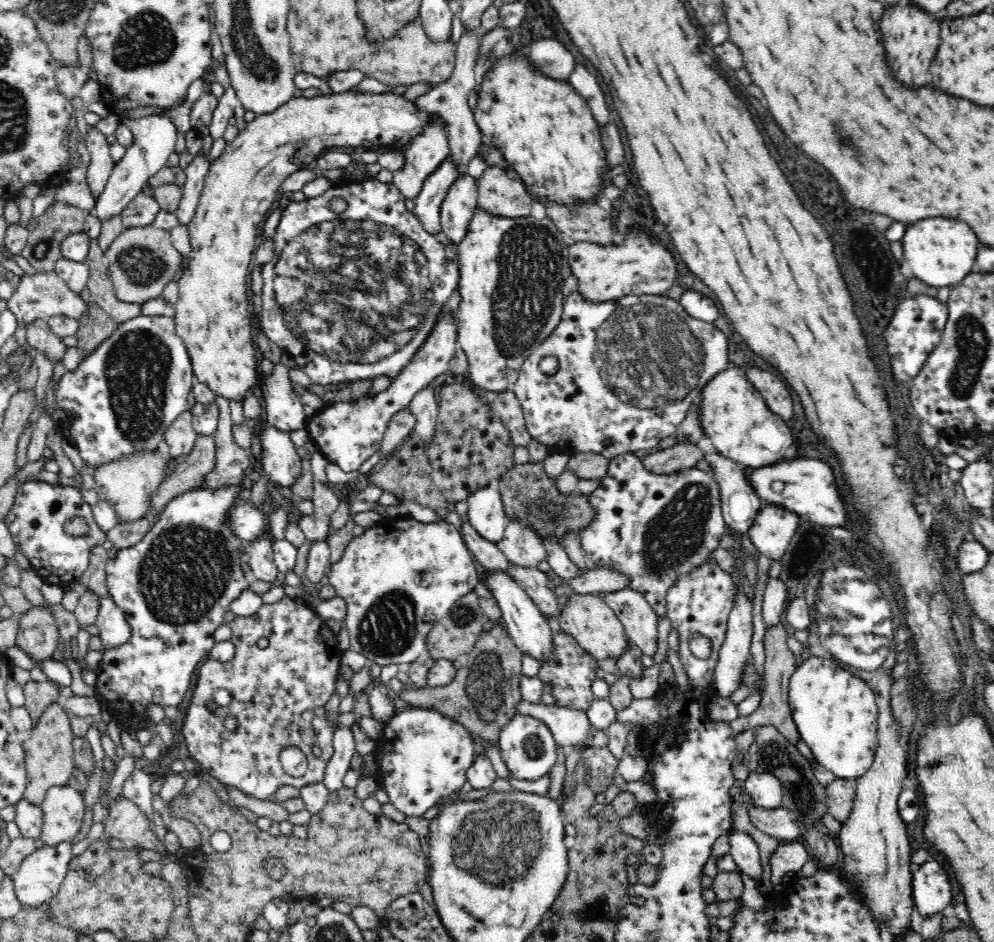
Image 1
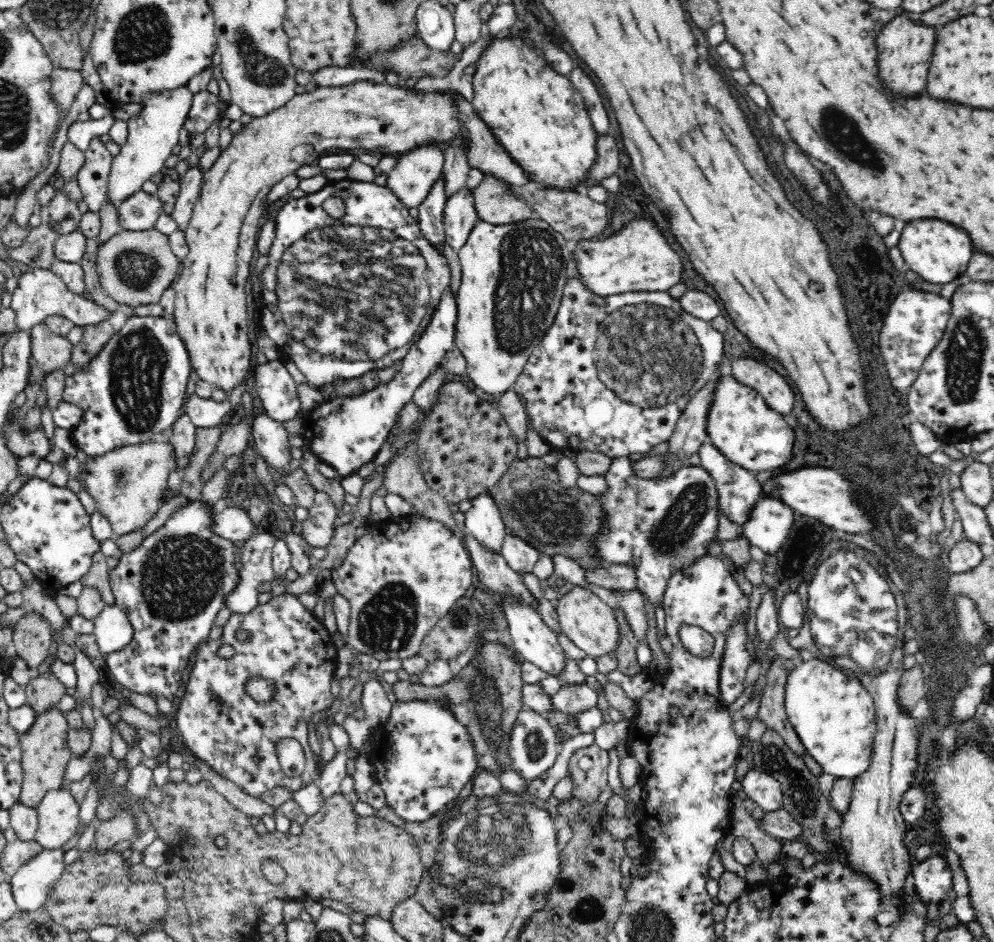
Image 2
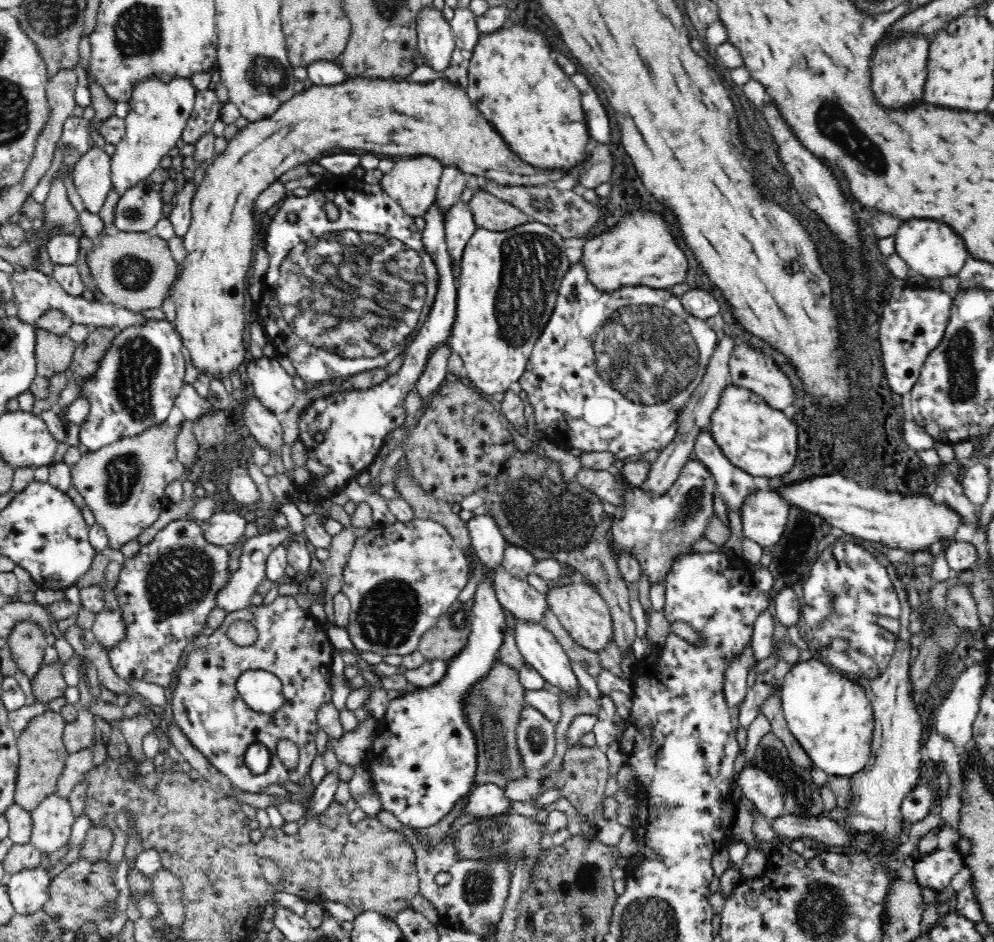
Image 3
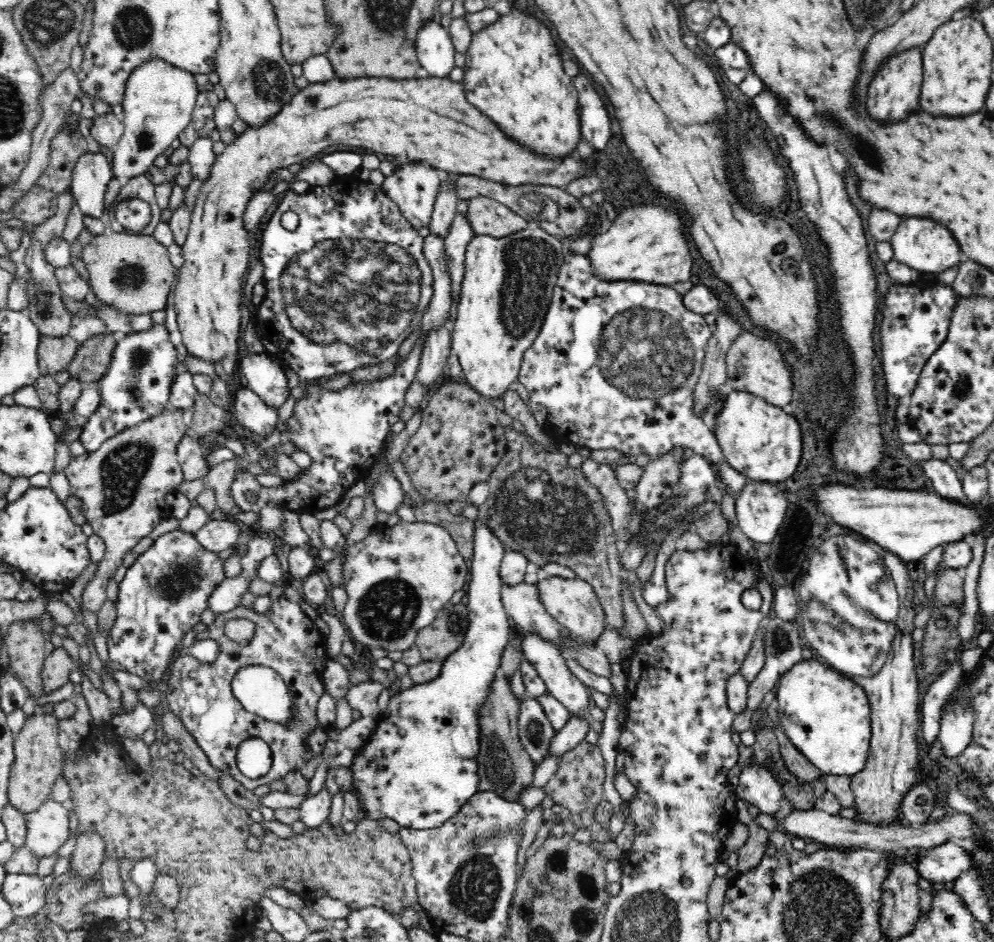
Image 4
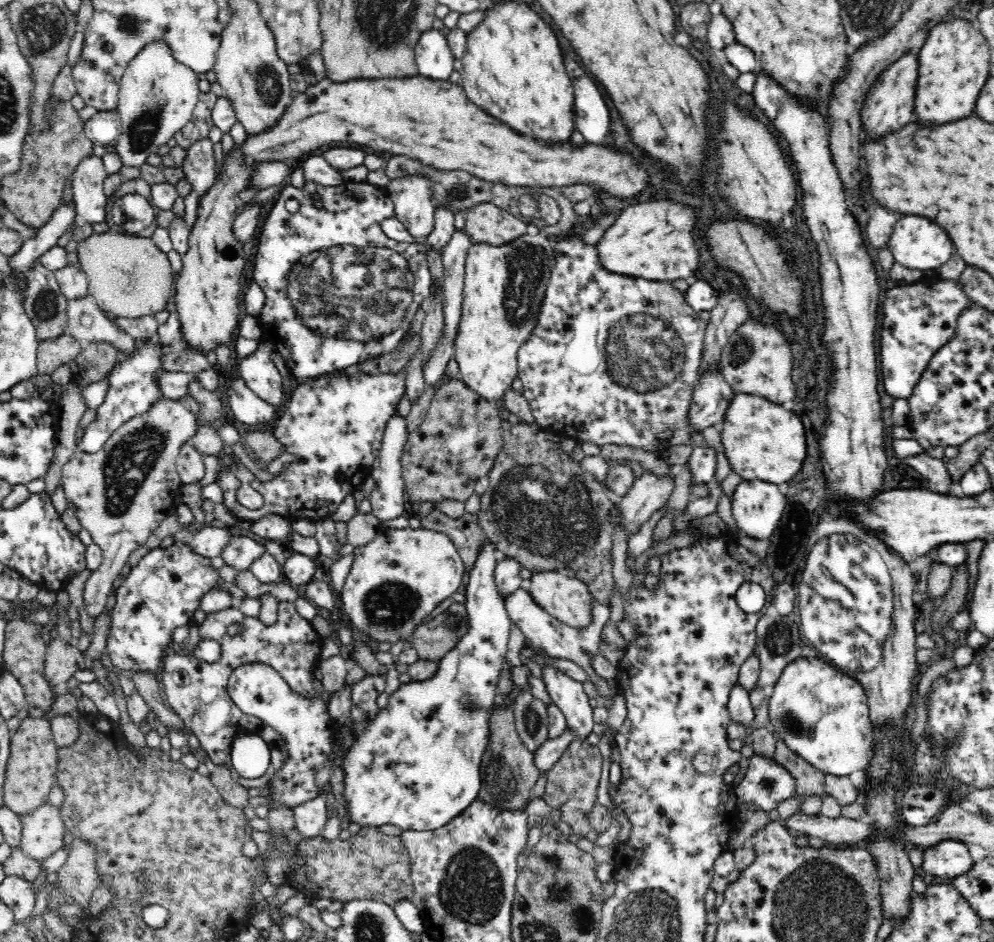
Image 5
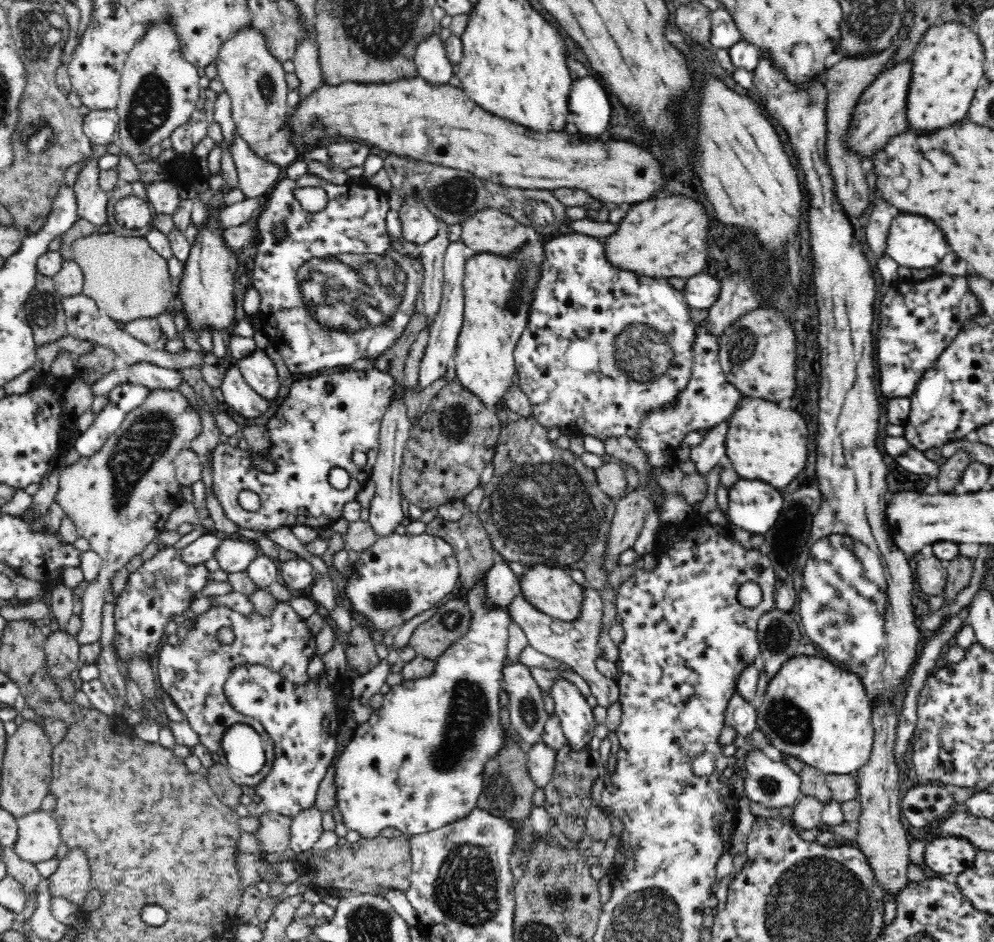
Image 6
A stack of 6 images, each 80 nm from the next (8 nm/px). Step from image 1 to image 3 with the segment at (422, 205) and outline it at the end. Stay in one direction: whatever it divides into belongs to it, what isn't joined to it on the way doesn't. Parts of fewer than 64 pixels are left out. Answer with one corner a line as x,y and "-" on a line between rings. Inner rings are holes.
432,203
432,206
428,209
428,212
423,216
426,220
426,227
423,230
423,243
426,253
432,258
436,271
439,272
439,282
437,292
435,295
434,303
424,324
420,328
416,329
411,336
411,342
408,346
408,352
405,360
399,370
390,375
387,379
380,384
368,390
350,390
336,392
328,396
320,396
316,400
312,401
309,405
305,406
298,416
298,439
306,450
311,450
318,458
322,466
326,466
330,471
326,474
312,475
306,484
301,484
296,490
295,494
292,494
290,502
295,502
300,491
302,495
306,495
310,501
314,504
319,504
320,501
330,499
336,496
340,492
344,491
346,484
350,480
356,479
362,472
366,471
370,464
374,462
374,459
378,457
378,452
384,444
384,438
388,436
391,430
398,429
400,424
404,423
404,417
406,411
404,409
405,398
408,393
415,388
416,380
420,378
421,372
424,372
424,364
428,360
428,354
430,350
434,350
436,344
448,340
451,336
451,331
456,319
456,302
457,302
457,280
454,278
453,268
451,266
451,259
448,253
448,248
445,241
445,220
442,219
440,211
438,211
438,205

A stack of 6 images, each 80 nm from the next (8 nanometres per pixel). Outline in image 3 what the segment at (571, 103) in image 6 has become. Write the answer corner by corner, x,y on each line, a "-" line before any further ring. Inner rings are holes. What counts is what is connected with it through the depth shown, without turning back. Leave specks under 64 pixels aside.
573,74
571,79
580,94
582,94
581,103
582,108
584,108
584,116
586,116
586,124
588,124
590,136
600,144
608,144
612,128
610,128
610,118
606,114
606,108
602,106
602,100
594,92
594,88
592,88
584,74

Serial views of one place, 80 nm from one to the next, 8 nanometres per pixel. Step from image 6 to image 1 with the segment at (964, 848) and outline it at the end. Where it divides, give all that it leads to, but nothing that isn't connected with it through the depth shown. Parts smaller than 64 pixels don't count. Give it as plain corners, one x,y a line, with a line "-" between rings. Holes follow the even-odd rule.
931,859
914,866
912,876
913,896
920,914
930,916
940,912
952,902
952,886
940,862

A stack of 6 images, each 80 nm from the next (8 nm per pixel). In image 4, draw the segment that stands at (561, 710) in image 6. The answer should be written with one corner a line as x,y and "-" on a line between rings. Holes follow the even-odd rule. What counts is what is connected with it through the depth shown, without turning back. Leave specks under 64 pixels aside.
527,633
522,638
522,648
528,661
533,664
533,667
545,682
547,692
566,707
570,716
586,719
586,721
591,720
589,716
590,698
586,691
587,686
568,670
566,663
564,663
566,655
562,655
554,643
546,641
546,639
542,639
534,635
534,633

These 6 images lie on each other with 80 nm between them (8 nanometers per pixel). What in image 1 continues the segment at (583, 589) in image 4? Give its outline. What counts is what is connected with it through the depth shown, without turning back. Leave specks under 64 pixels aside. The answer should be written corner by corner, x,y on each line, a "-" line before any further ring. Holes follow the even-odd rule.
570,592
568,600
560,606
559,623
561,630
572,636
576,644
596,660
617,659
628,648
628,636
621,620
598,595

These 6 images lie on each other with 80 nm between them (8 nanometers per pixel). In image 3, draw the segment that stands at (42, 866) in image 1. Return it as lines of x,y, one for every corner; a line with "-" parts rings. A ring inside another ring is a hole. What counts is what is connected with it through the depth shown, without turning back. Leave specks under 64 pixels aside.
40,867
10,876
6,892
15,914
27,916
42,910
48,900
50,885
50,872

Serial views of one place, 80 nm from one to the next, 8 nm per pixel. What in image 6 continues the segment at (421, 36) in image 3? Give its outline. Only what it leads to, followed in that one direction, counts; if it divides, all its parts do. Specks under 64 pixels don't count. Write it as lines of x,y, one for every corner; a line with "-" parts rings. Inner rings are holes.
435,33
417,44
415,65
417,76
428,85
445,85
452,78
453,64
447,58
444,43

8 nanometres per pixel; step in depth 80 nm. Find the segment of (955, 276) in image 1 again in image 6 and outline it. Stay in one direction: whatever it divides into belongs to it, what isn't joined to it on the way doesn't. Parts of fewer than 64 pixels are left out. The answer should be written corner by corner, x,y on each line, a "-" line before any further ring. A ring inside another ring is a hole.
900,214
892,220
892,226
888,228
888,252
899,266
910,269
927,269
938,264
948,254
948,242
944,240
944,234
936,228
936,224
924,216
914,214

